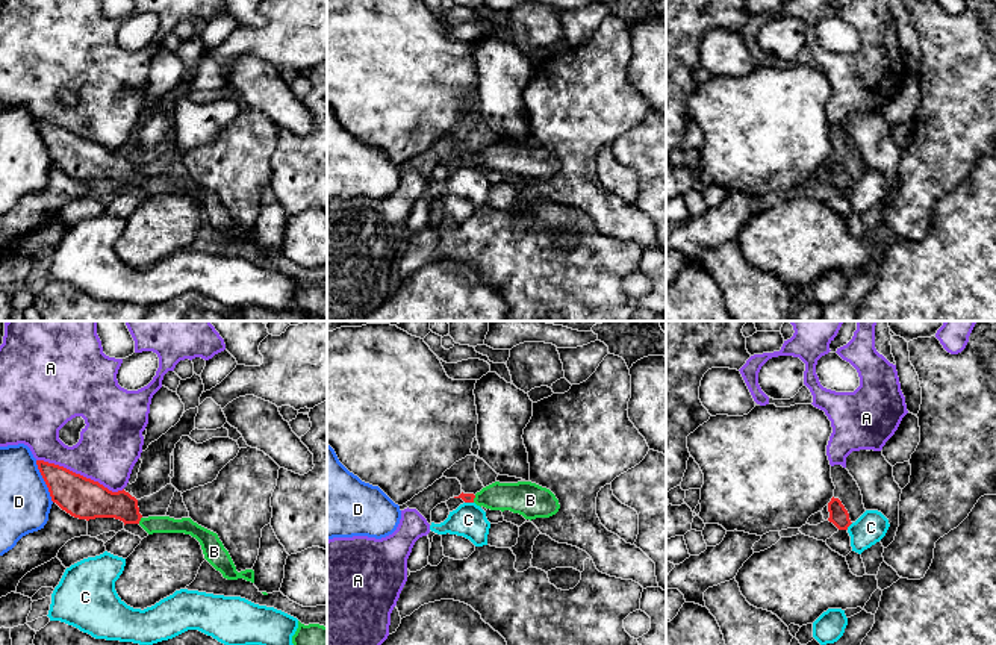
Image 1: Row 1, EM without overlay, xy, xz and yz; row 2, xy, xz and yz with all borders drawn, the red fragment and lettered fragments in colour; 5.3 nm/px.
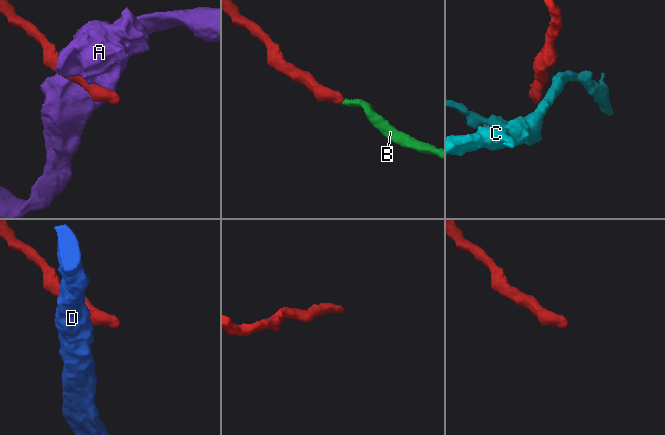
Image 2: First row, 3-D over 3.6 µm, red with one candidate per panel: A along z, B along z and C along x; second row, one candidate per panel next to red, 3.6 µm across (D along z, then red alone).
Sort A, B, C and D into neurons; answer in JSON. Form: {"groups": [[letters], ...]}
{"groups": [["A"], ["B"], ["C"], ["D"]]}

